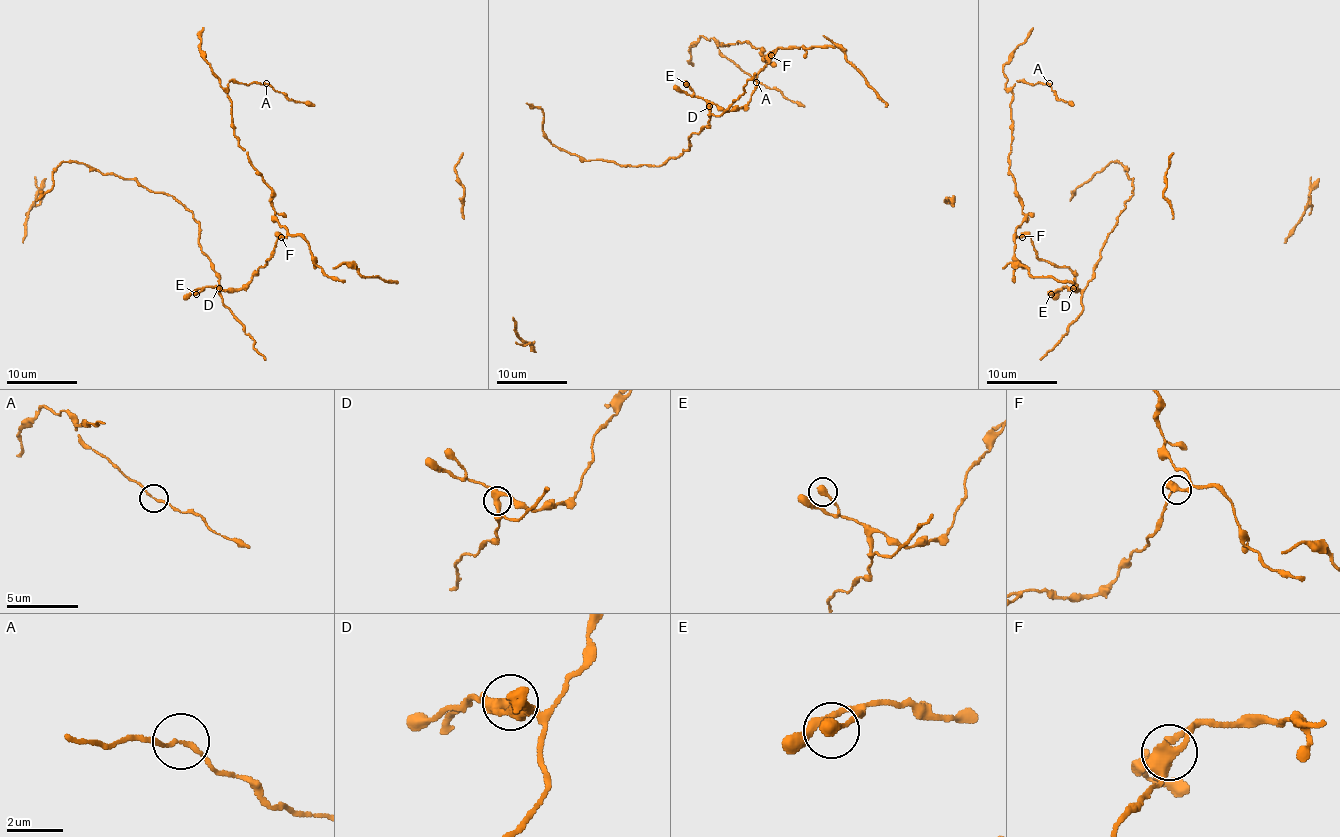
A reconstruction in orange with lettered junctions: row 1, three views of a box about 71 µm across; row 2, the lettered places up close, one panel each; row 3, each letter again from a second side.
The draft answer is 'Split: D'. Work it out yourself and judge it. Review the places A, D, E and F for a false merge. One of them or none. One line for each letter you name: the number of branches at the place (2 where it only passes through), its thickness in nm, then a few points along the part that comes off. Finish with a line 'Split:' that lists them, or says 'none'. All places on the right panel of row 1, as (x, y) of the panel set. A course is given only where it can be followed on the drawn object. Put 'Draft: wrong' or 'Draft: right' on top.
Draft: right
D: branches 3; calibre 340 nm
Split: D

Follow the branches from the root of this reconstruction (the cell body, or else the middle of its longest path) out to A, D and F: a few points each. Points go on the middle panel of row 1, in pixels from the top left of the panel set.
A: (732, 110), (748, 103), (757, 75), (776, 48), (766, 57), (746, 41), (718, 45), (757, 82)
D: (732, 110), (721, 110), (714, 103), (709, 107)
F: (732, 110), (742, 109), (748, 103), (757, 86), (757, 75), (769, 62), (771, 55)

